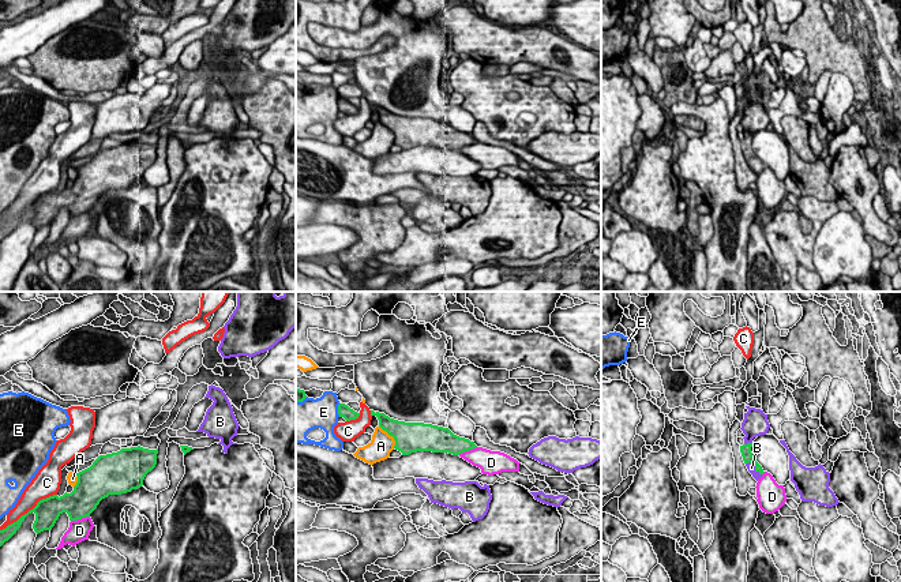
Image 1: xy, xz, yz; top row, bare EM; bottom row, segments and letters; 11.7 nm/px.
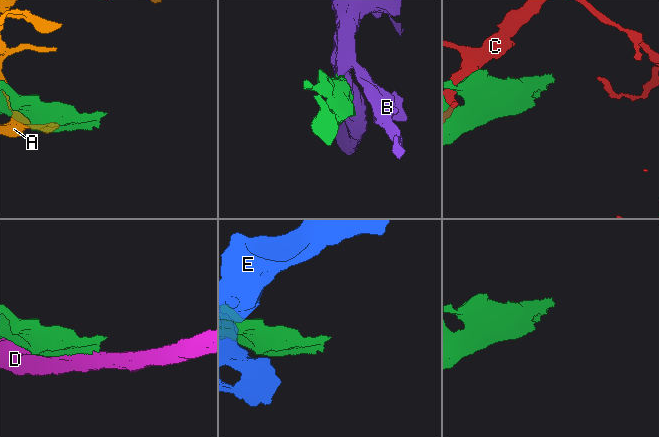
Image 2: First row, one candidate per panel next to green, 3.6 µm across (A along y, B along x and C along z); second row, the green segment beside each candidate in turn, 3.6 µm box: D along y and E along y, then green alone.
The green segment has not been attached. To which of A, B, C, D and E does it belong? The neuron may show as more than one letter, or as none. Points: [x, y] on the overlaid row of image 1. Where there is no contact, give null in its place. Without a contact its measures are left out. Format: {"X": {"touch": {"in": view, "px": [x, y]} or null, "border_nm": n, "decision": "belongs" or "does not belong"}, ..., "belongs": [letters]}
{"A": {"touch": {"in": "xz", "px": [391, 435]}, "border_nm": 320, "decision": "does not belong"}, "B": {"touch": {"in": "yz", "px": [755, 466]}, "border_nm": 240, "decision": "belongs"}, "C": {"touch": {"in": "xy", "px": [29, 511]}, "border_nm": 800, "decision": "does not belong"}, "D": {"touch": {"in": "xy", "px": [79, 518]}, "border_nm": 240, "decision": "does not belong"}, "E": {"touch": {"in": "xz", "px": [338, 410]}, "border_nm": 160, "decision": "does not belong"}, "belongs": ["B"]}

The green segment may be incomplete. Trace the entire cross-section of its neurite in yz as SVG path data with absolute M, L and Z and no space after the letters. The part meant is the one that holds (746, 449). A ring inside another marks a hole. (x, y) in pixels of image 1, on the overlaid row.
M750 406L746 408L748 409L748 412L744 413L744 420L740 428L746 436L743 438L744 444L740 446L740 453L748 472L758 481L765 472L752 457L752 439L761 435L766 435L770 428L770 424L767 421L767 414L765 414L763 410Z

